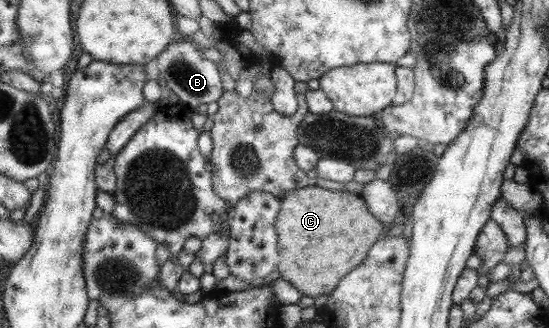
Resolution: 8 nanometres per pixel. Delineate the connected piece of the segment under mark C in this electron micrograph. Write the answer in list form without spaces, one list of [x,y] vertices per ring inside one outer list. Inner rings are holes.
[[[314,184],[289,191],[279,198],[280,212],[276,218],[275,230],[279,237],[281,260],[275,268],[279,277],[296,288],[301,295],[315,298],[330,293],[340,282],[339,278],[348,274],[368,256],[367,250],[381,238],[381,222],[367,212],[361,196],[343,191],[333,191]]]

